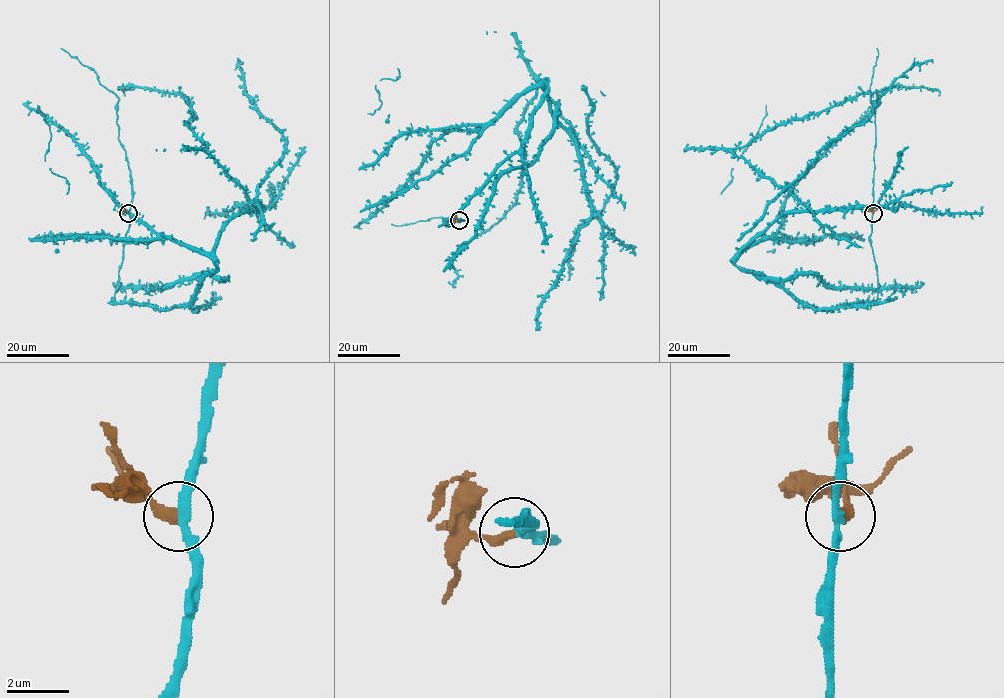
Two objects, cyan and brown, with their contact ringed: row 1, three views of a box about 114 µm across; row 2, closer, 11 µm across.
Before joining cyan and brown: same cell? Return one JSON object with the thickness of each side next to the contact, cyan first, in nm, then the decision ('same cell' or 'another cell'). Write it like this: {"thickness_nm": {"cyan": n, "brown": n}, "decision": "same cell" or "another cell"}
{"thickness_nm": {"cyan": 240, "brown": 360}, "decision": "another cell"}

